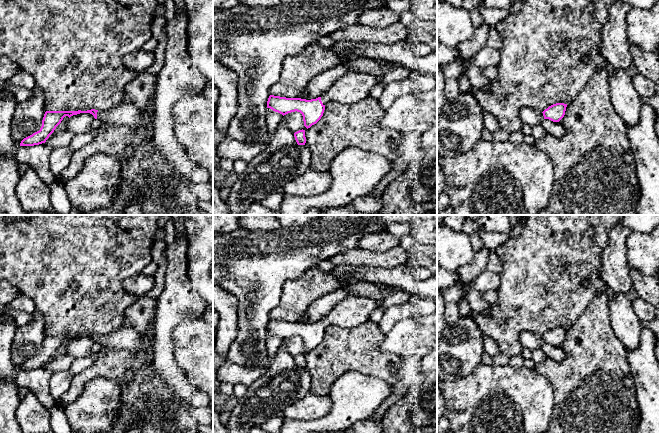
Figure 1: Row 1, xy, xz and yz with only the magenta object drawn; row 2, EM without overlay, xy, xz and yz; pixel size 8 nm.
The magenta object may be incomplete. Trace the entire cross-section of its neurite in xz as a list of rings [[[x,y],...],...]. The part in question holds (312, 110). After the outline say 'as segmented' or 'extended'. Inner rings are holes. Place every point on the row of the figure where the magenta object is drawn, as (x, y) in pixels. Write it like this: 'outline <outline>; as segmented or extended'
outline [[[351,72],[338,79],[321,97],[306,100],[270,95],[267,108],[282,114],[300,112],[308,129],[323,116],[325,105],[330,101],[354,103],[365,96],[377,84],[376,78],[367,73]]]; extended

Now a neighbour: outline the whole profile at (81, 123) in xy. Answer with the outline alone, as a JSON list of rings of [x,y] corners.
[[[90,113],[73,115],[67,121],[66,129],[75,134],[84,134],[90,131],[94,120],[94,116]]]

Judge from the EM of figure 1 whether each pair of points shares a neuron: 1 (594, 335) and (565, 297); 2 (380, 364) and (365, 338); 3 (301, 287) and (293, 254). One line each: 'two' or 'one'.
1: two
2: one
3: two

